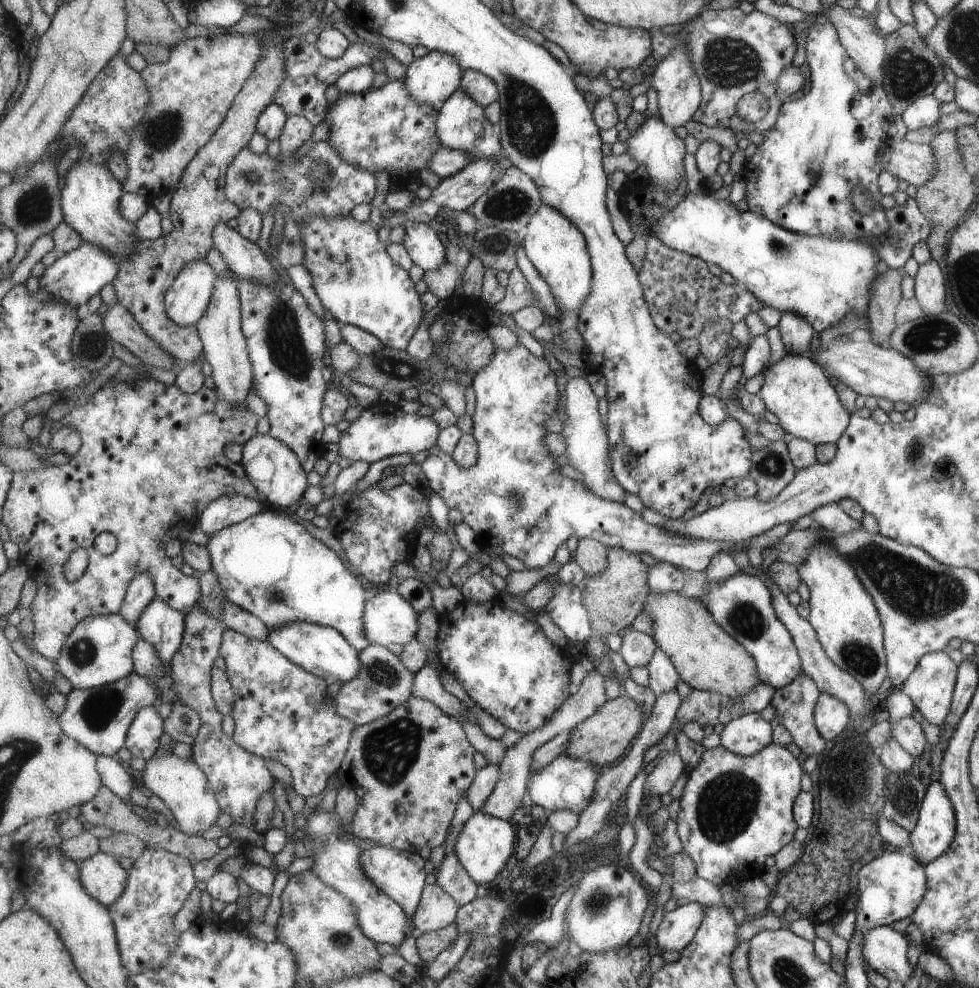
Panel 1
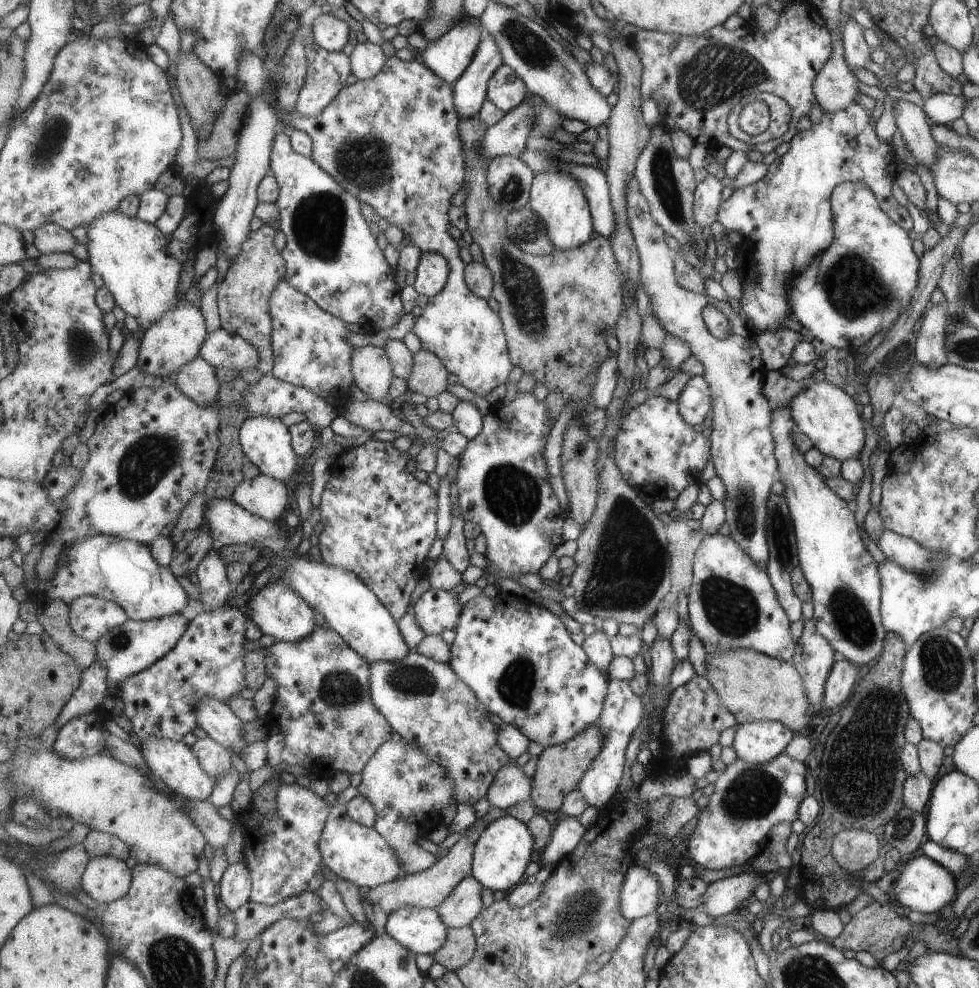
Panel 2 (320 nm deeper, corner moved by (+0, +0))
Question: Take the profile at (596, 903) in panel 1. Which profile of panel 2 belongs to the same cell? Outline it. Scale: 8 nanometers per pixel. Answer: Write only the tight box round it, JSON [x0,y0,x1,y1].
[620,864,659,921]

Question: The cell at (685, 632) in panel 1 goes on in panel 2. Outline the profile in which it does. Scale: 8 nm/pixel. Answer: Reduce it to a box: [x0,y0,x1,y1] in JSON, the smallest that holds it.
[705,649,814,733]

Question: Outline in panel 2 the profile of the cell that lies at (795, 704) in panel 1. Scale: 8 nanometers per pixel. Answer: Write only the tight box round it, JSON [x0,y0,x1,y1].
[791,619,833,715]

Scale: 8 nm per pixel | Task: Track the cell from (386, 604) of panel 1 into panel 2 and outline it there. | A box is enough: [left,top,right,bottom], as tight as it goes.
[413,588,464,635]

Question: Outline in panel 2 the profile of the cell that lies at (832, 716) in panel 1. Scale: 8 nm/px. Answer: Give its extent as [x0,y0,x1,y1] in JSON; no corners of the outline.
[822,657,857,710]

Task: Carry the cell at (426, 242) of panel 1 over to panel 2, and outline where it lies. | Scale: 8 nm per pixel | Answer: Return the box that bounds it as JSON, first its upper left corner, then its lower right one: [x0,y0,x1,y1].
[413,253,450,298]

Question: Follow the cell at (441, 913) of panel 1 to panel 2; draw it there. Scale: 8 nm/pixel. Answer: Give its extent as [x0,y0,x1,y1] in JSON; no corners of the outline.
[437,874,483,929]

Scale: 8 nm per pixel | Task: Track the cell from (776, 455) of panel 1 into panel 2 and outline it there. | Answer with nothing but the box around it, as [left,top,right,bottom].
[765,493,803,623]

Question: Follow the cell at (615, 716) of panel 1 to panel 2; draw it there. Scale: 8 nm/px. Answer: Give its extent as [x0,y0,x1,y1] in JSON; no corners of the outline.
[531,720,605,812]

